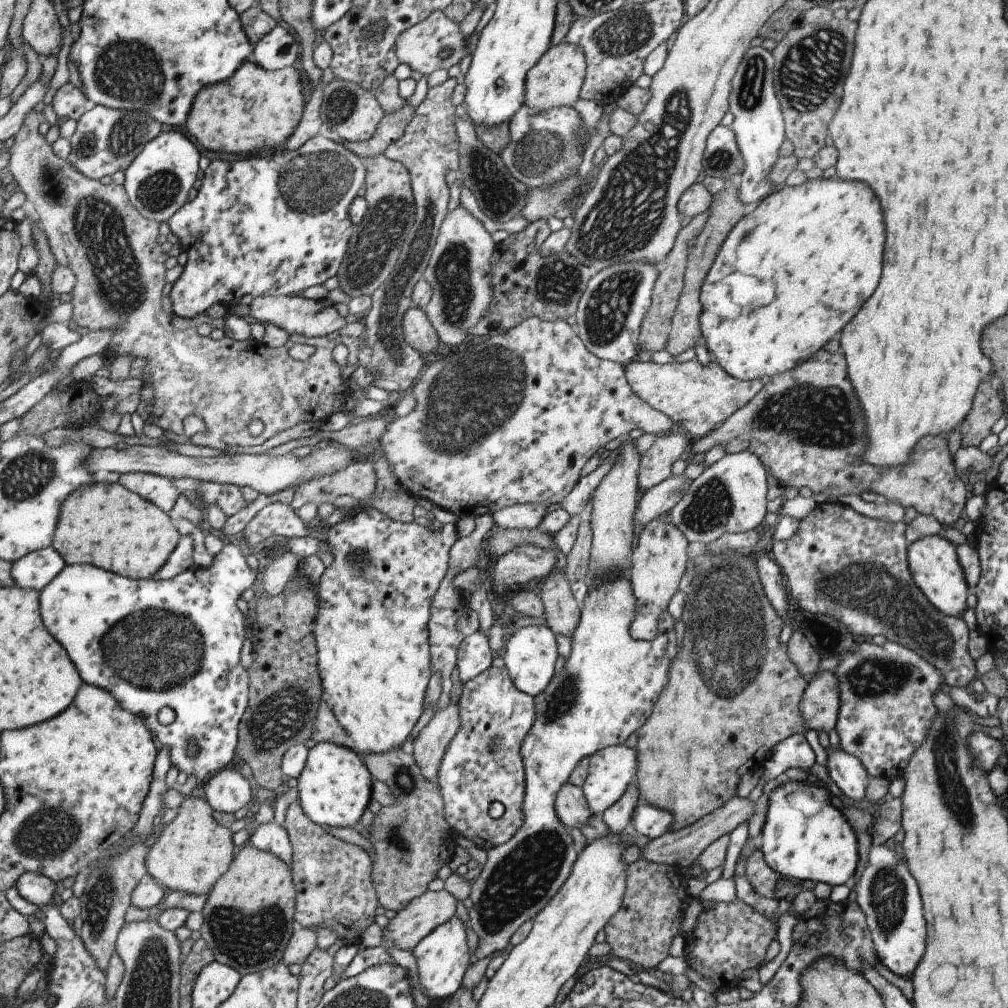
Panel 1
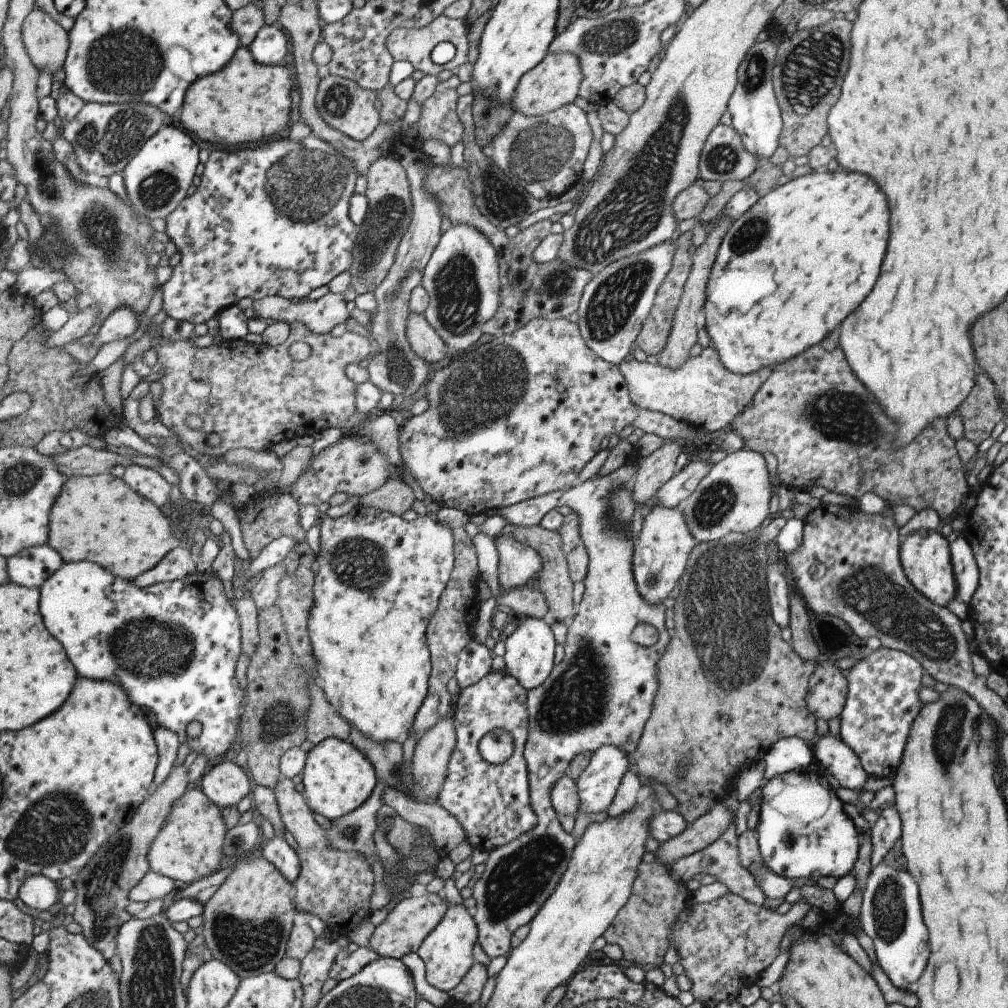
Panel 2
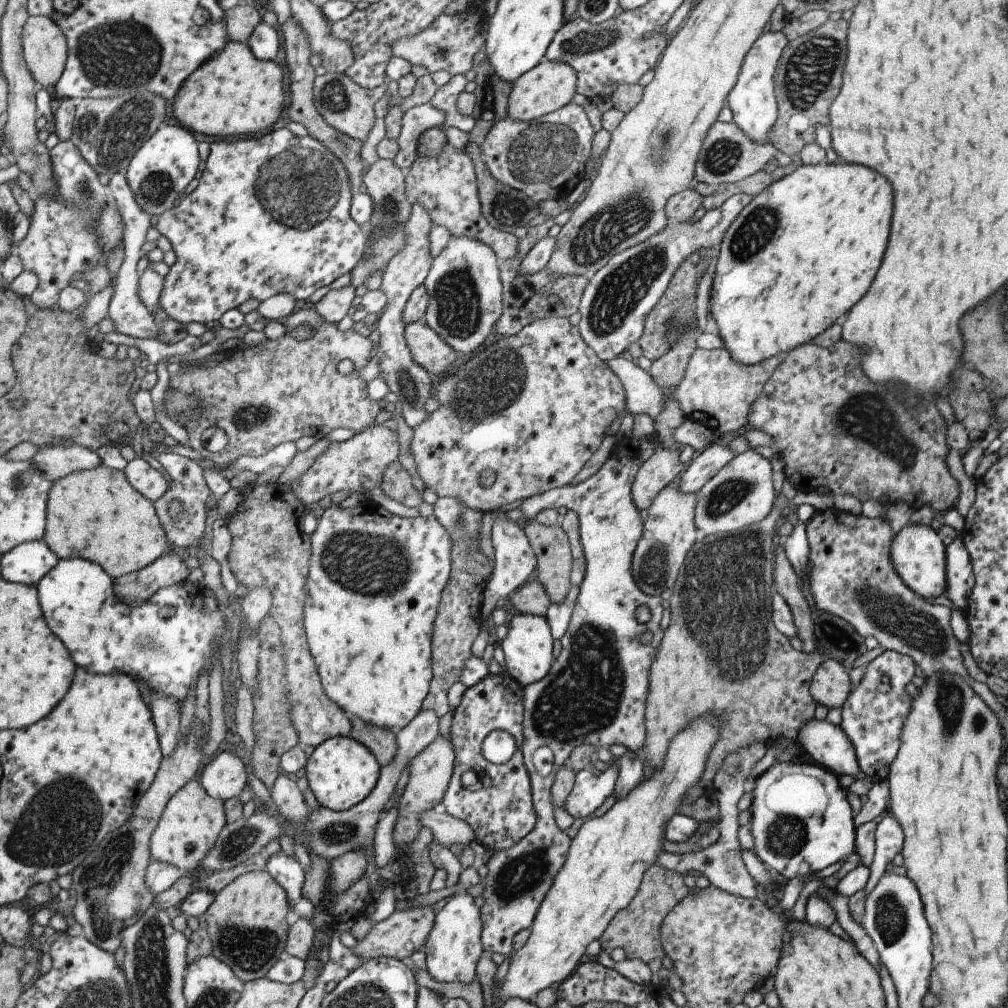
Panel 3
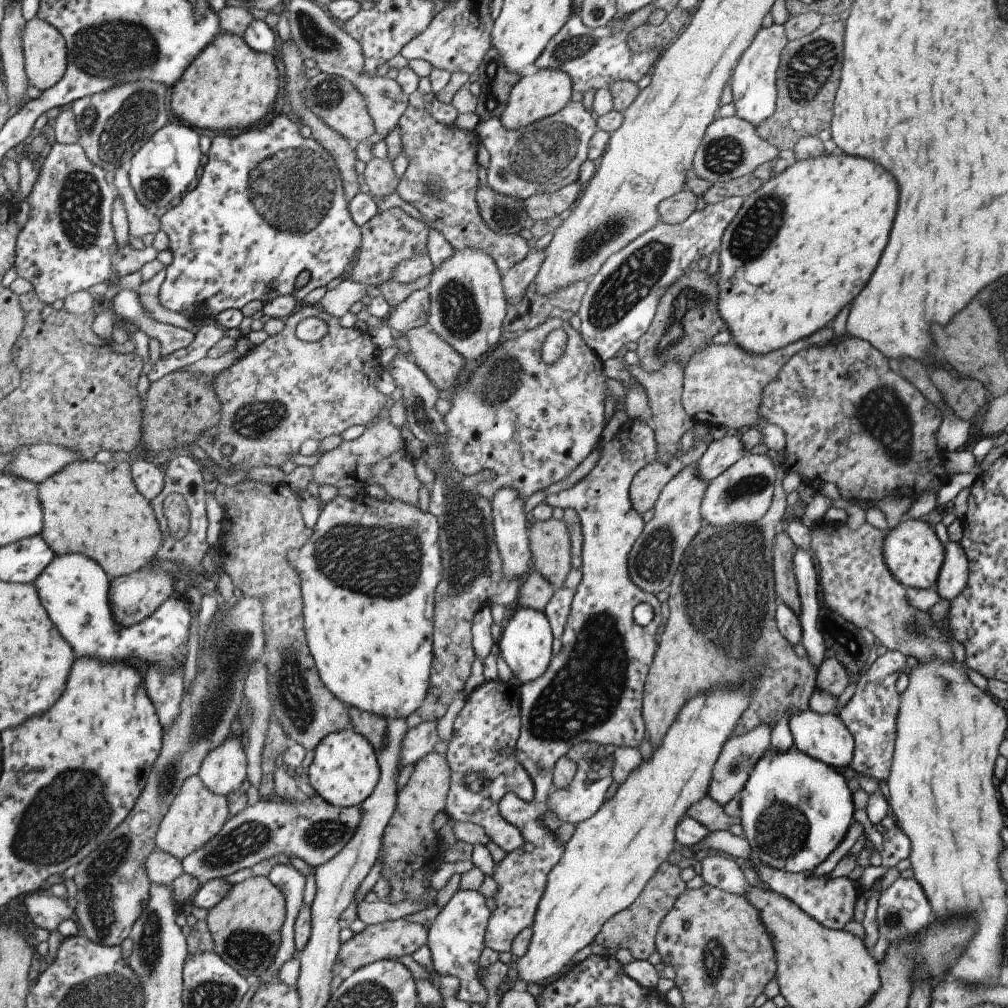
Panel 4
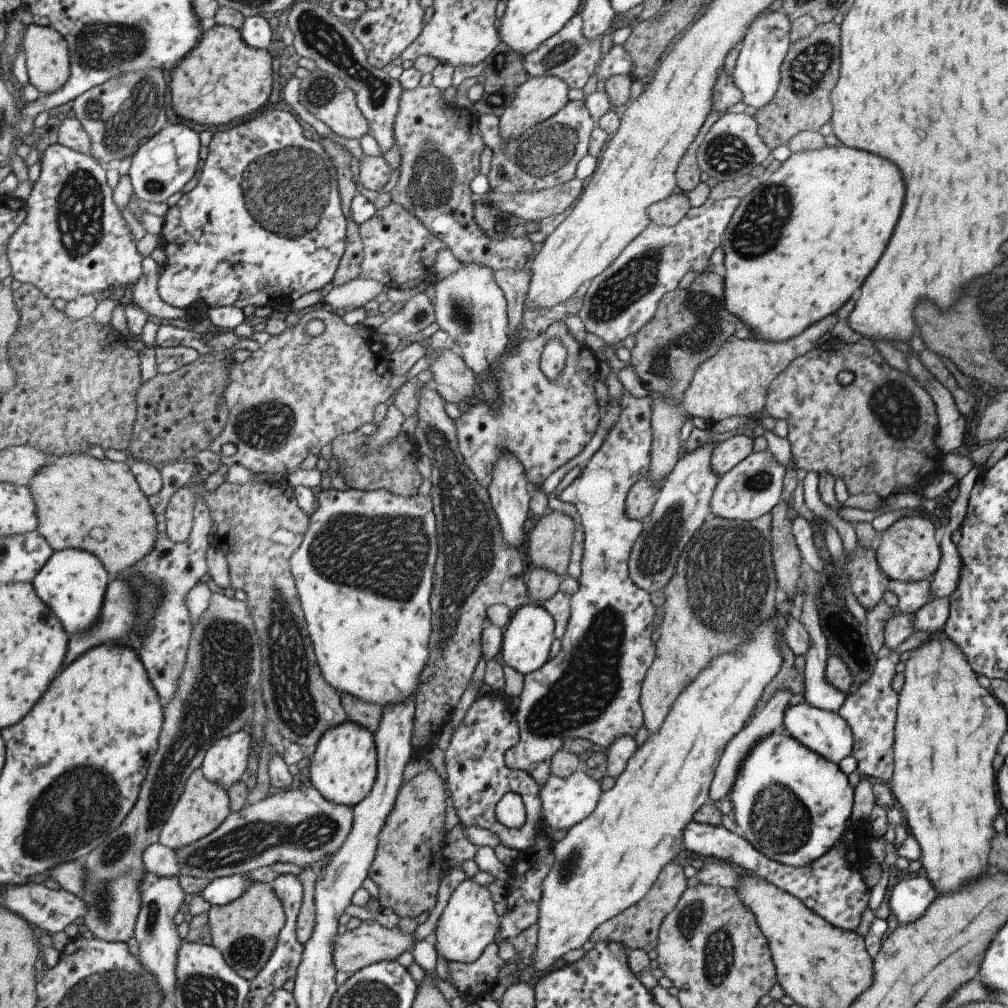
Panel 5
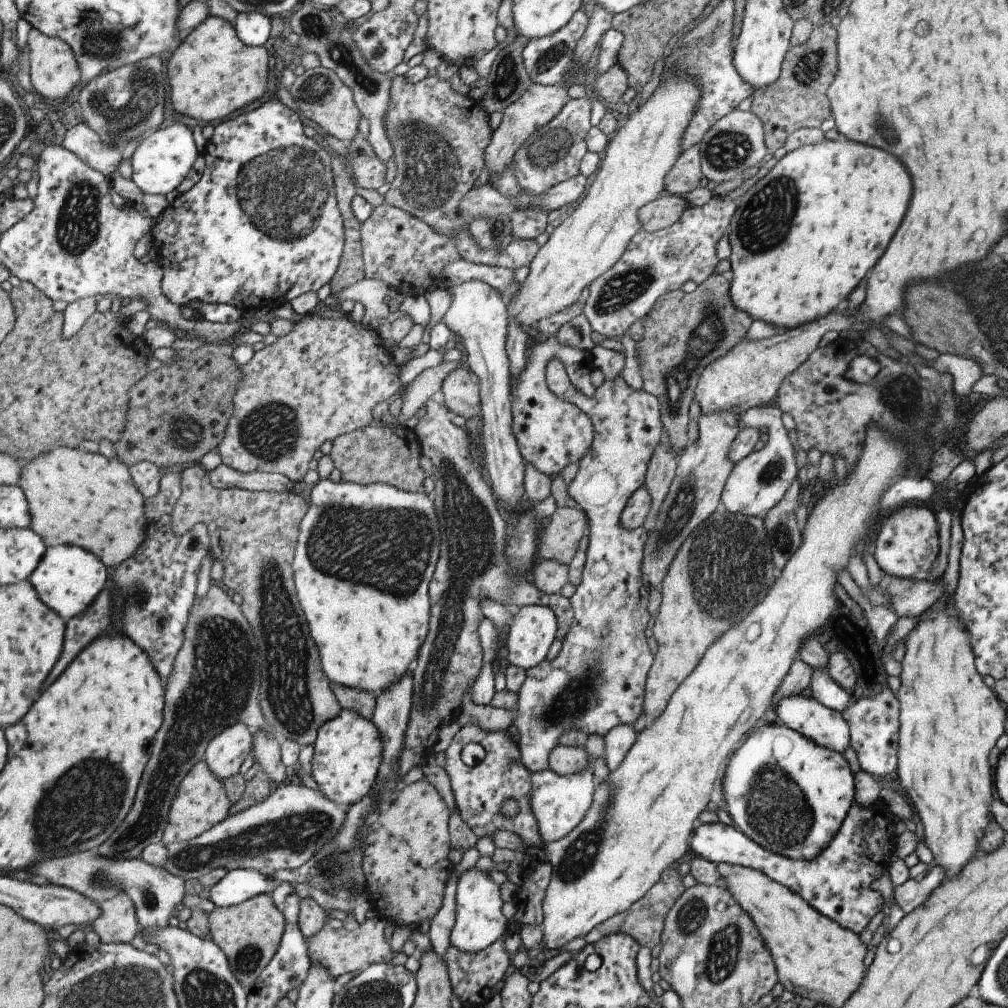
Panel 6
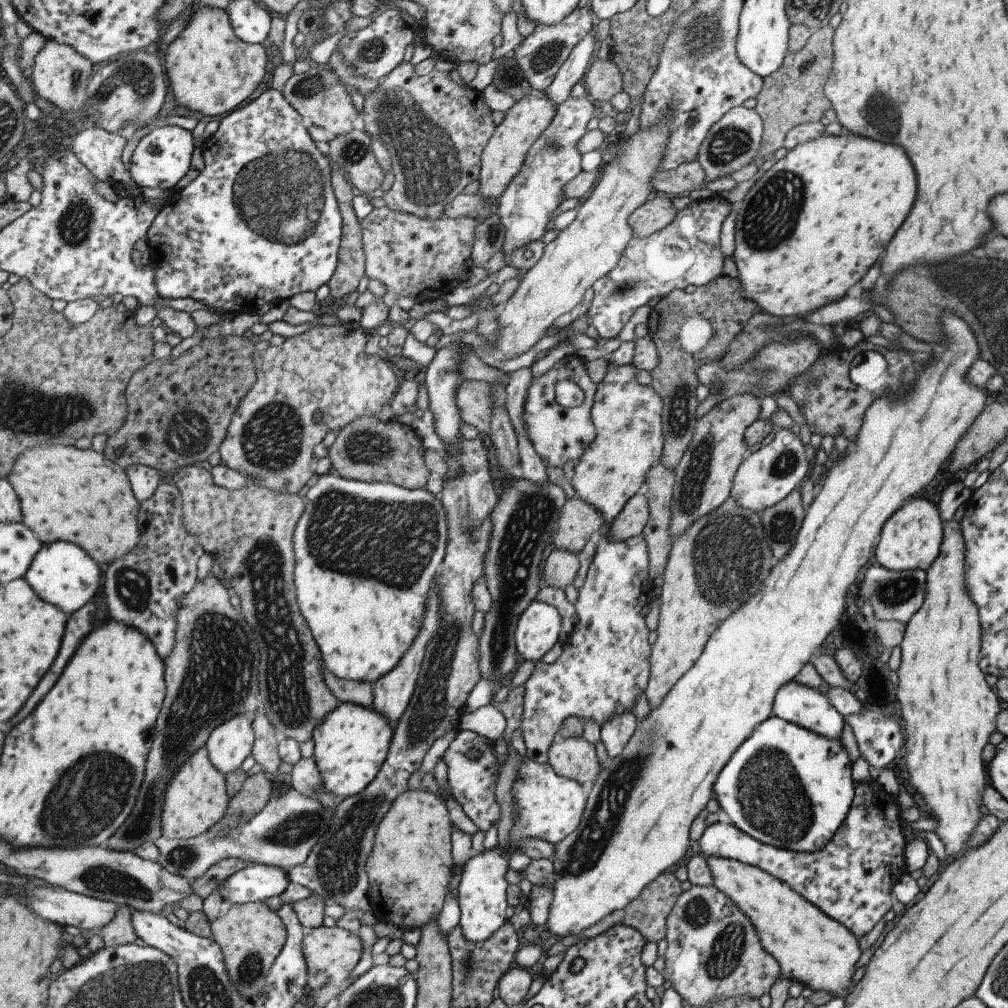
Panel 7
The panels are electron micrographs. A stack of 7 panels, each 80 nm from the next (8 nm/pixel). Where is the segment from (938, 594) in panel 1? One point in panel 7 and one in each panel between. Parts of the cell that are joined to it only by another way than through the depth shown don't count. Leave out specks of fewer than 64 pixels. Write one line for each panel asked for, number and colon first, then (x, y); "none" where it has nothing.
2: (924, 557)
3: (916, 553)
4: (912, 553)
5: (907, 551)
6: (907, 543)
7: (915, 529)

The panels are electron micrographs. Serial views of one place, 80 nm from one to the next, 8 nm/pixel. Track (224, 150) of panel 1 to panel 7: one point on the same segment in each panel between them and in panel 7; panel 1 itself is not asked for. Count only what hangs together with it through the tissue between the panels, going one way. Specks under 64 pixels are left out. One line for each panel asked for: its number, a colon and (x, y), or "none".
2: (243, 101)
3: (233, 93)
4: (227, 86)
5: (222, 78)
6: (211, 74)
7: (210, 71)

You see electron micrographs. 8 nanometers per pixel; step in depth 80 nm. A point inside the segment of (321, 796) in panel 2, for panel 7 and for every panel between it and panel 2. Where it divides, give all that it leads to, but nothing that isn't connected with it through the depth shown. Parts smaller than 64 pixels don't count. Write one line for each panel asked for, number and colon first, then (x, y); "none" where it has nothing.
3: (340, 772)
4: (344, 771)
5: (343, 768)
6: (347, 755)
7: (350, 744)

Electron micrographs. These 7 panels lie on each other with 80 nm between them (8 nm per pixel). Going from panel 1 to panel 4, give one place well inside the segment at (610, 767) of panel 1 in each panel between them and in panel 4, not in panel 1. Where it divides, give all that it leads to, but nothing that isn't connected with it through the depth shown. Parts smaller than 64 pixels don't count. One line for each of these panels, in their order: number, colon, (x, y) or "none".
2: (595, 787)
3: (589, 789)
4: (583, 797)

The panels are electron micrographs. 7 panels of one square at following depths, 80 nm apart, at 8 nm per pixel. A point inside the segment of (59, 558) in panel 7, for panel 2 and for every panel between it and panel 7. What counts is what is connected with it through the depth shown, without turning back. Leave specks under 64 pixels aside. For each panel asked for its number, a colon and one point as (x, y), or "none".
2: (176, 655)
3: (165, 641)
4: (74, 588)
5: (73, 582)
6: (68, 578)

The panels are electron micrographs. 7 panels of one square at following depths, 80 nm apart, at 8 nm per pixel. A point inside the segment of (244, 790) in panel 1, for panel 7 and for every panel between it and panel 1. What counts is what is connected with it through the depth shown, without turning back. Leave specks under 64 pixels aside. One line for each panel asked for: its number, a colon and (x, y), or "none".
2: (224, 784)
3: (223, 776)
4: (223, 770)
5: (223, 764)
6: (224, 754)
7: (227, 746)

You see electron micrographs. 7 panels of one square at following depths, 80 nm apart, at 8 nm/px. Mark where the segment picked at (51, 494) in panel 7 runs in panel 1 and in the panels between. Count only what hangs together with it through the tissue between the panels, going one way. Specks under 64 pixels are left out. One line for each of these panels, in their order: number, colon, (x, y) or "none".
1: (104, 524)
2: (97, 517)
3: (96, 514)
4: (93, 508)
5: (95, 505)
6: (76, 497)

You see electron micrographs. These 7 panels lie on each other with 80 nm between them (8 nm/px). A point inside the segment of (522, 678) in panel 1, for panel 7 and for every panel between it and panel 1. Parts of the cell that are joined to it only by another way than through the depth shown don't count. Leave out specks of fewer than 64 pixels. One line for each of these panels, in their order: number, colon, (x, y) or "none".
2: (528, 658)
3: (526, 647)
4: (525, 645)
5: (525, 644)
6: (531, 630)
7: (537, 628)

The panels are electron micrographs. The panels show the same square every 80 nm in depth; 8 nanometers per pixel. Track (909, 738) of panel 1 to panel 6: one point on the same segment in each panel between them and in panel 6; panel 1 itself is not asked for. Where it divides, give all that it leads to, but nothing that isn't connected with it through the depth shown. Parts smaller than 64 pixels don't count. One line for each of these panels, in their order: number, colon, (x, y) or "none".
2: (881, 700)
3: (871, 716)
4: (870, 714)
5: (870, 710)
6: (872, 722)

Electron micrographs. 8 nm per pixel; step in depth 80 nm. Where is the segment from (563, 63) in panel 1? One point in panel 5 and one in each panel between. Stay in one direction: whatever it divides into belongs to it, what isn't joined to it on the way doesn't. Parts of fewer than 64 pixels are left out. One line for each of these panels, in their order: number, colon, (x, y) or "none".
2: (553, 82)
3: (549, 85)
4: (546, 91)
5: (539, 97)

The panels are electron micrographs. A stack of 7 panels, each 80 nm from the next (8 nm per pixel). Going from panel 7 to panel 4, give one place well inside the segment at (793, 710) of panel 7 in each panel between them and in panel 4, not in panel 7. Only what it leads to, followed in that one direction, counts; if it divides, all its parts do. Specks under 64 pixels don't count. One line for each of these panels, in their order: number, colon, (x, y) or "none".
4: (823, 737)
5: (825, 733)
6: (824, 727)

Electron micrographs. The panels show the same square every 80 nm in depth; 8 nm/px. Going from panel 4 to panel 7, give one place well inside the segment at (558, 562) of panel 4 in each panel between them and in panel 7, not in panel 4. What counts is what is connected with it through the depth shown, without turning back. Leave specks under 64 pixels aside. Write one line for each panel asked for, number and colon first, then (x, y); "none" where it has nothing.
5: (549, 537)
6: (558, 541)
7: (578, 520)

